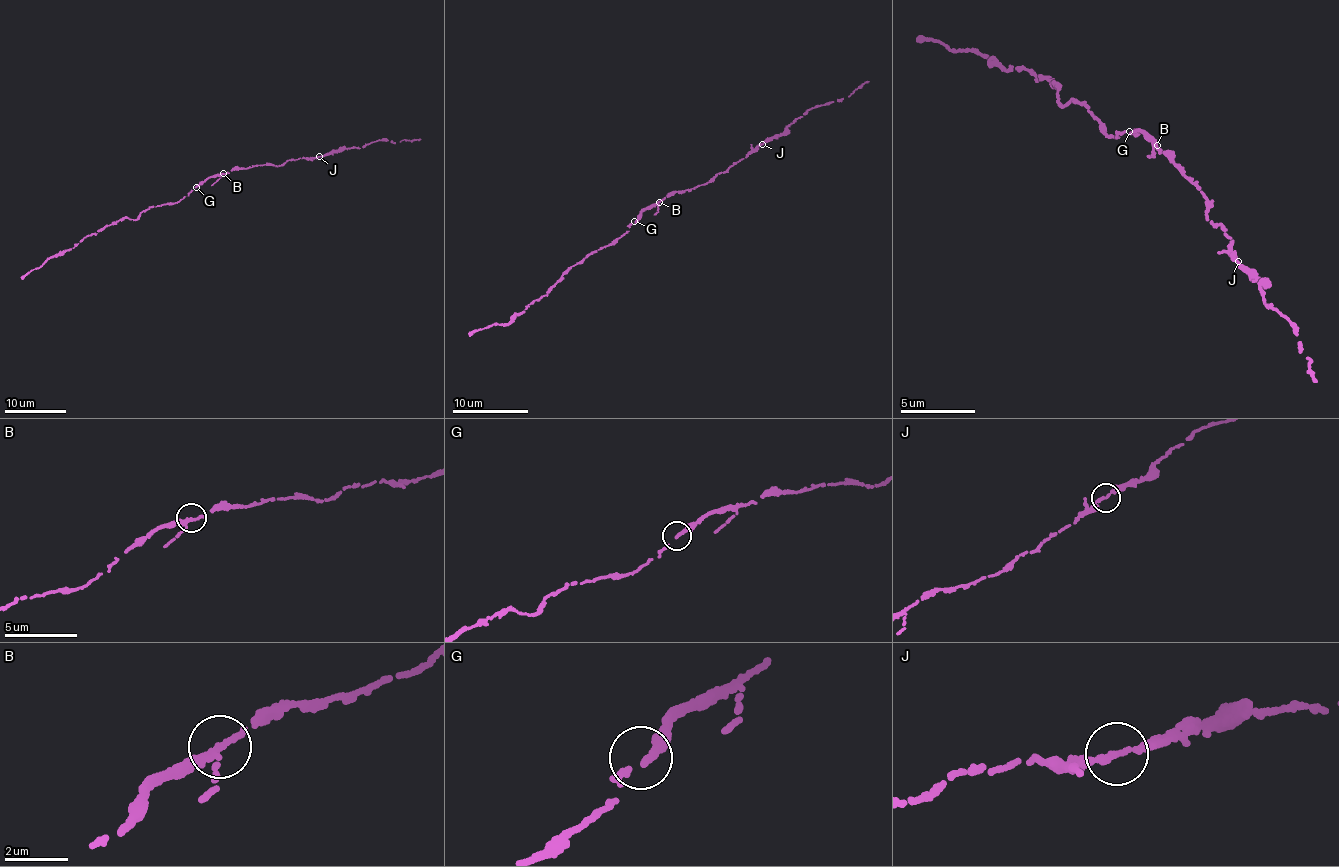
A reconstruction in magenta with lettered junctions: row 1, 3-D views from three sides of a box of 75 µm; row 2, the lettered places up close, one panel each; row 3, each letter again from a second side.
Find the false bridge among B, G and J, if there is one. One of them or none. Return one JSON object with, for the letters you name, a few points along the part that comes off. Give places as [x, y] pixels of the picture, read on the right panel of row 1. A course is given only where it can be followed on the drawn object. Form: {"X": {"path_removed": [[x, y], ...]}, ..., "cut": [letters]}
{"J": {"path_removed": [[1239, 262], [1264, 282], [1259, 286], [1269, 308], [1295, 325], [1300, 350], [1311, 358], [1315, 379]]}, "cut": ["J"]}

